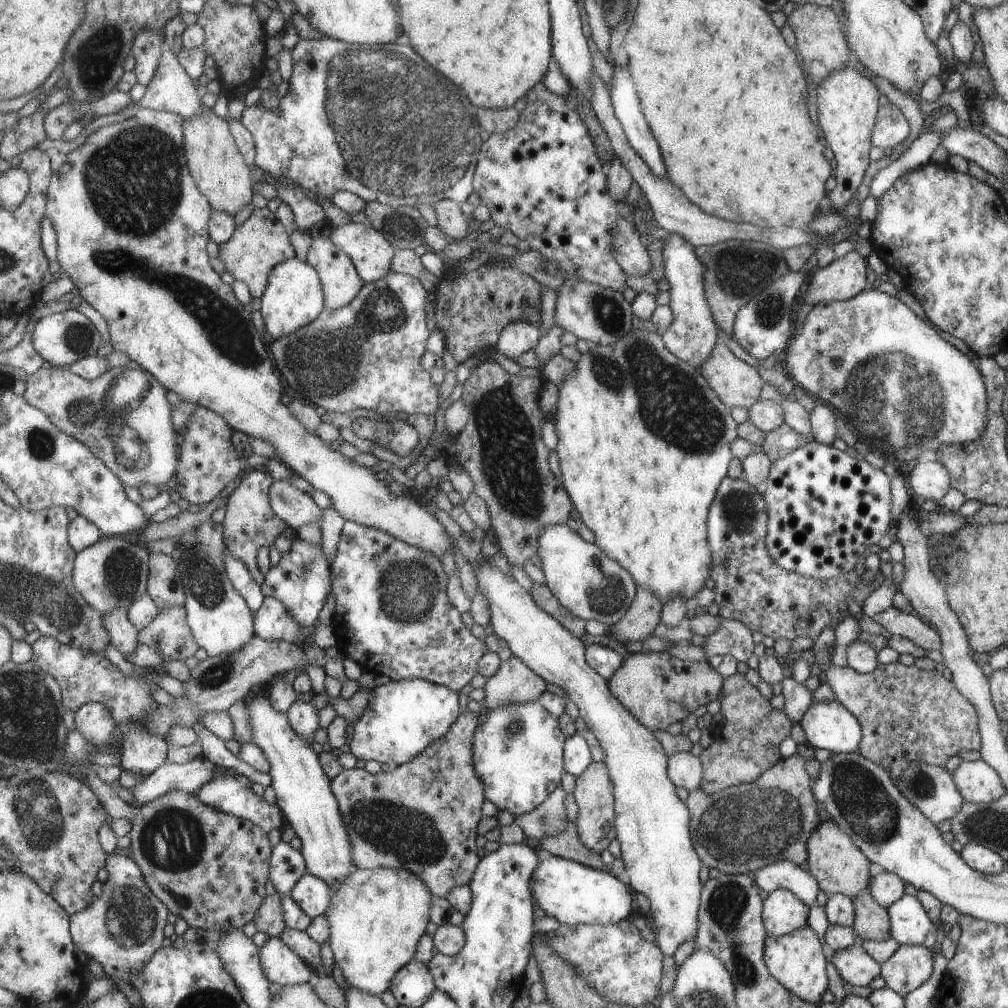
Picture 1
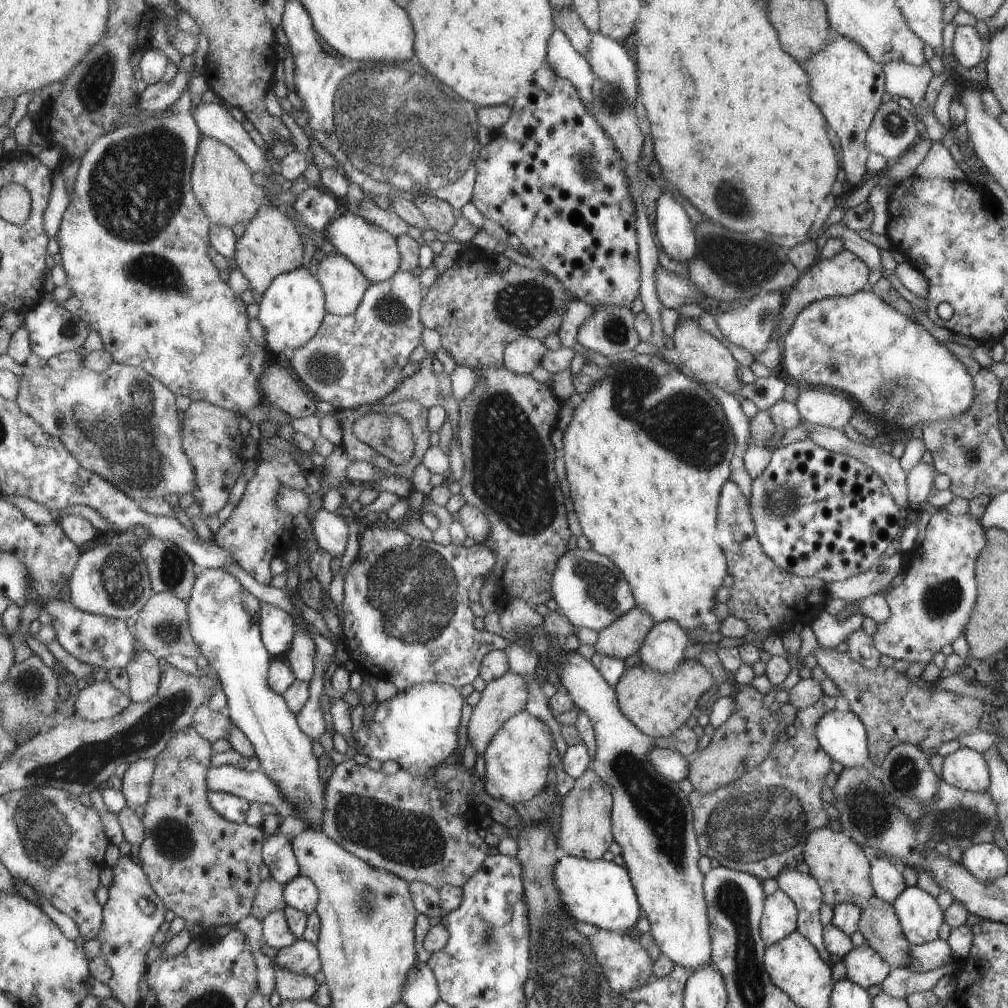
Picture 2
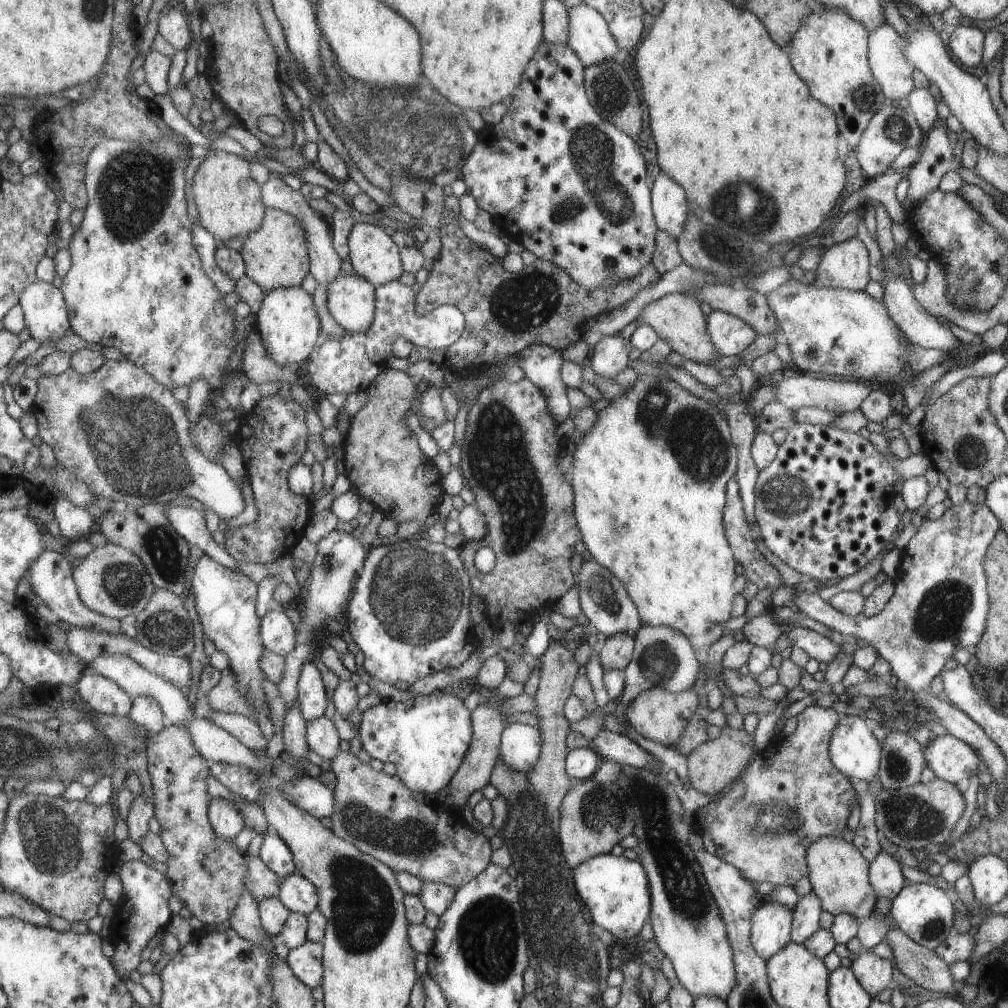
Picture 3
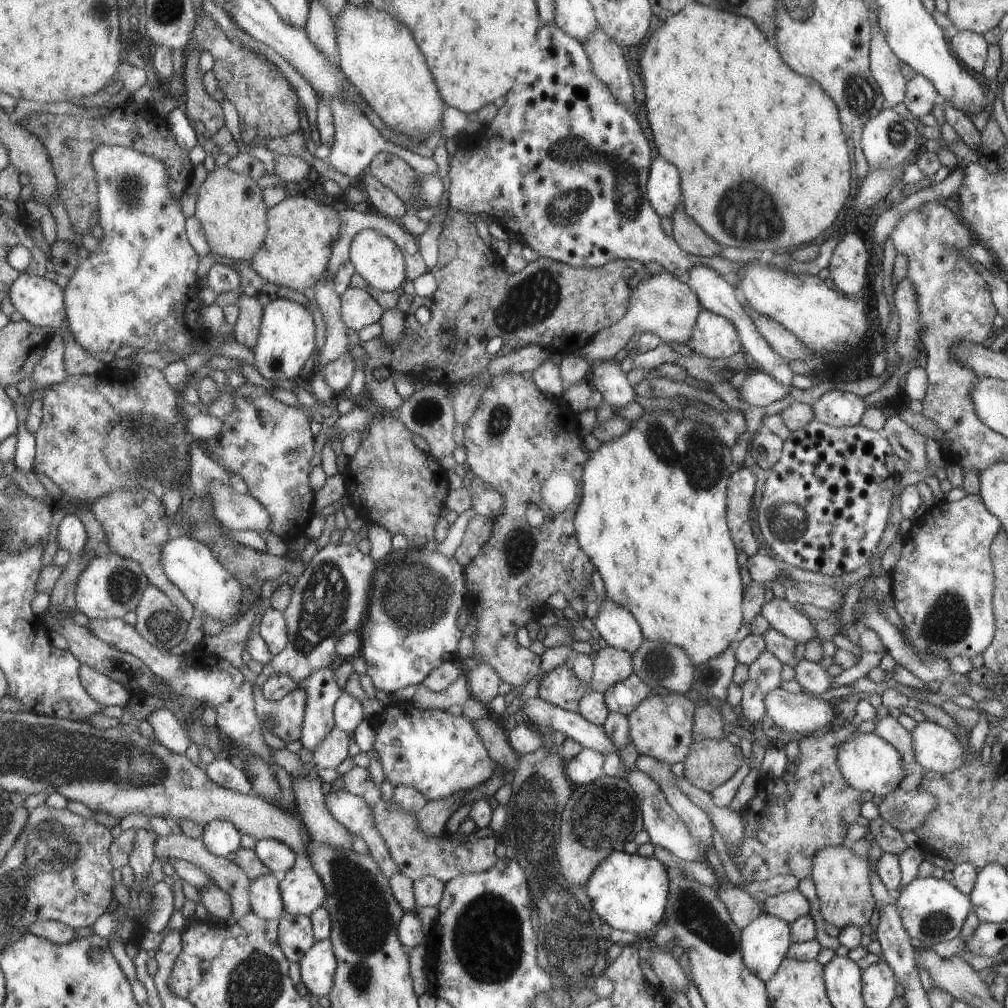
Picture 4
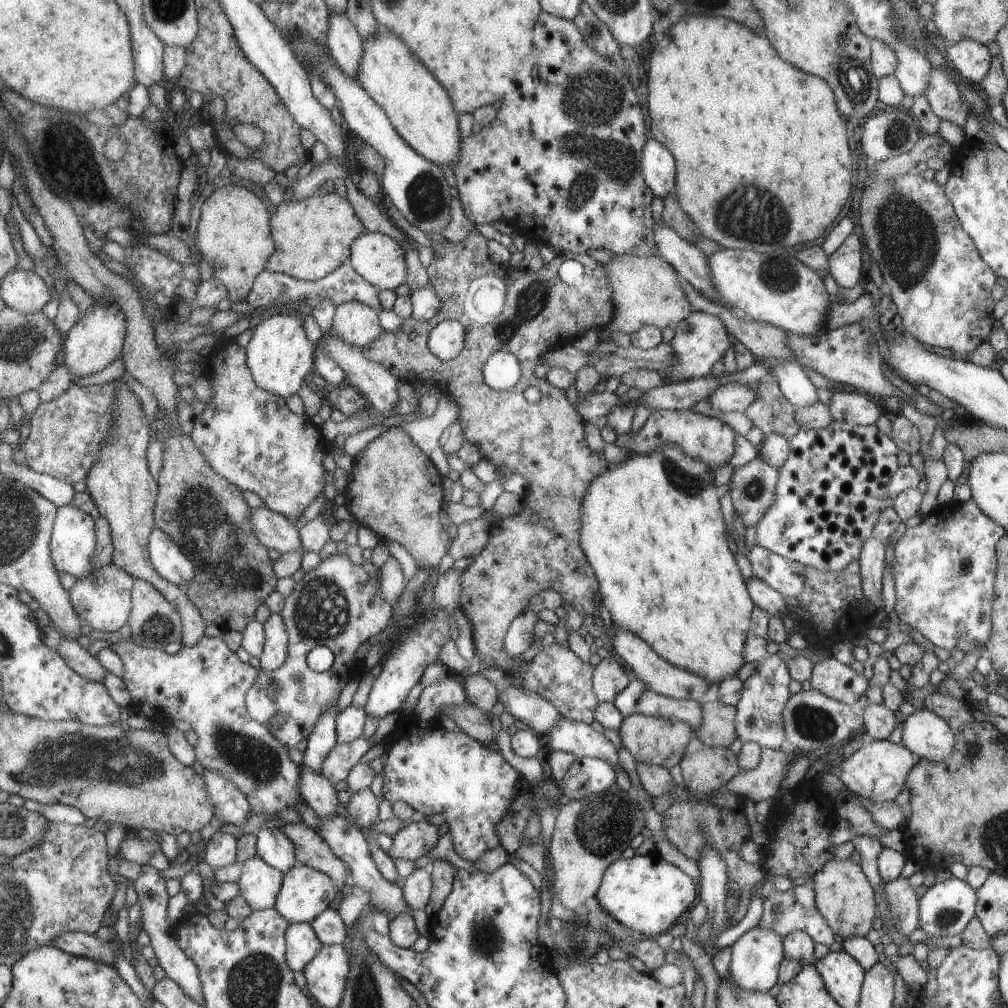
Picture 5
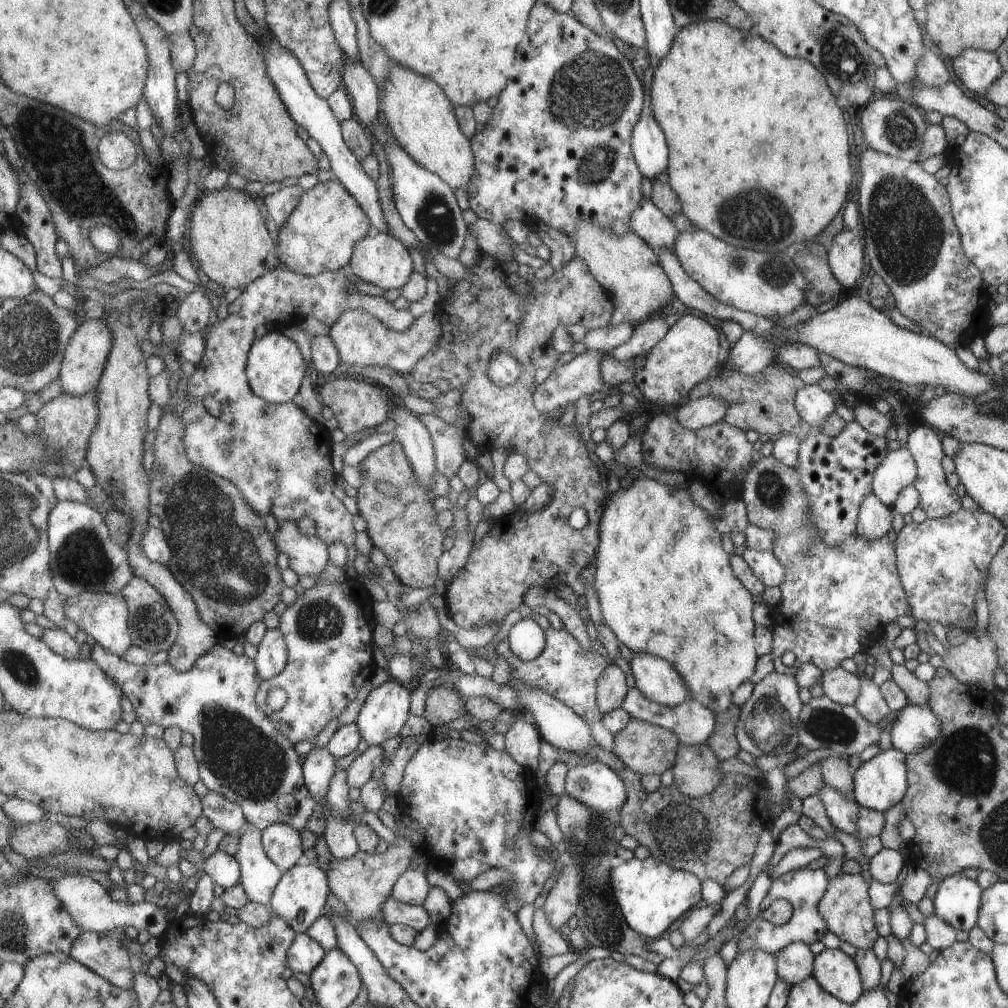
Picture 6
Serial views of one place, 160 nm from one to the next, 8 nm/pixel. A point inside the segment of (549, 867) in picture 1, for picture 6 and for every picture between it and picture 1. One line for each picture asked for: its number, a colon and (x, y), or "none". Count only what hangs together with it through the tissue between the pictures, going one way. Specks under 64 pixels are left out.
2: (597, 892)
3: (615, 890)
4: (630, 893)
5: (645, 893)
6: (650, 895)

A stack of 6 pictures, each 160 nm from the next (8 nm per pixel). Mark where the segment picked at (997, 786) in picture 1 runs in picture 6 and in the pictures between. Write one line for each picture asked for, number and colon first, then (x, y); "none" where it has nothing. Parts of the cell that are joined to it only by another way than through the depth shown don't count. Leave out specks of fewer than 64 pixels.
2: (968, 770)
3: (950, 759)
4: (935, 749)
5: (926, 735)
6: (915, 726)

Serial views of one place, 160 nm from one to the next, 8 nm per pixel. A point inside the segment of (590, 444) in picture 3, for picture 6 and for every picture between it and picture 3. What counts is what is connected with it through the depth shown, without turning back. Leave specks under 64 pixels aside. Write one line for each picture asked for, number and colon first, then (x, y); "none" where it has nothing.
4: (651, 517)
5: (648, 522)
6: (664, 587)

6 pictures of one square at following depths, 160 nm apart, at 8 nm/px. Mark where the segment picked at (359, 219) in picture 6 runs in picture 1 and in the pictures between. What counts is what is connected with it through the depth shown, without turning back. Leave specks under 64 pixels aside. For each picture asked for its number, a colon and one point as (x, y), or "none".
1: (261, 243)
2: (270, 245)
3: (277, 255)
4: (299, 243)
5: (314, 236)

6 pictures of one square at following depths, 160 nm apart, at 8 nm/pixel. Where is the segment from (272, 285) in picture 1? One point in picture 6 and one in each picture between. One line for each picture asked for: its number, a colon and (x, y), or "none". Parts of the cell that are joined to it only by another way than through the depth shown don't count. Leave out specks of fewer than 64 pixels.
2: (294, 306)
3: (289, 323)
4: (287, 340)
5: (281, 357)
6: (276, 368)

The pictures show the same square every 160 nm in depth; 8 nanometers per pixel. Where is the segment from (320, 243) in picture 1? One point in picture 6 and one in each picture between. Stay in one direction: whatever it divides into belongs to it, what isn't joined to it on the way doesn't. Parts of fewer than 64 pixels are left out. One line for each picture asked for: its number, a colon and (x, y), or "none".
2: (345, 283)
3: (351, 299)
4: (359, 309)
5: (357, 323)
6: (362, 339)

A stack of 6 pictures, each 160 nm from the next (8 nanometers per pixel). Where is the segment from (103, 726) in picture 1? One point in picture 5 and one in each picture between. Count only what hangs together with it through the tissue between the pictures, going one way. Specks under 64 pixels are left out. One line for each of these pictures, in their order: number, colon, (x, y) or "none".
2: (100, 701)
3: (104, 695)
4: (102, 688)
5: (82, 659)

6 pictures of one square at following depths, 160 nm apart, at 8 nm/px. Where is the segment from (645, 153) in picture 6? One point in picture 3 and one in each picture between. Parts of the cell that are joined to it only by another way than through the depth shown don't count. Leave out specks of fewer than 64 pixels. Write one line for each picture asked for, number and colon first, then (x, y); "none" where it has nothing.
3: (668, 201)
4: (663, 188)
5: (658, 172)

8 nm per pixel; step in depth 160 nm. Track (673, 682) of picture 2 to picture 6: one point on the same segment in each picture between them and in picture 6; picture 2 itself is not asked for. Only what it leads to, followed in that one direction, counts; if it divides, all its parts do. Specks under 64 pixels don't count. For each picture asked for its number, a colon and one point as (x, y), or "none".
3: (657, 714)
4: (661, 727)
5: (653, 740)
6: (645, 748)

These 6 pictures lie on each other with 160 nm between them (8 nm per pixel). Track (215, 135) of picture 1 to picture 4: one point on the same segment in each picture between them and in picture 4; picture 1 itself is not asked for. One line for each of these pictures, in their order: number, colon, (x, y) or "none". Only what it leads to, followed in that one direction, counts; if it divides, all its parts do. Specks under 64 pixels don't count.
2: (223, 181)
3: (229, 200)
4: (231, 206)

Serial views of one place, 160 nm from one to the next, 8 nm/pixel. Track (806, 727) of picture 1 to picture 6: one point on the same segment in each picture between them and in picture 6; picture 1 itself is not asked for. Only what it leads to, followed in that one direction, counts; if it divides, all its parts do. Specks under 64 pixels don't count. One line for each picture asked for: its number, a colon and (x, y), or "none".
2: (841, 734)
3: (853, 750)
4: (868, 764)
5: (876, 772)
6: (879, 782)

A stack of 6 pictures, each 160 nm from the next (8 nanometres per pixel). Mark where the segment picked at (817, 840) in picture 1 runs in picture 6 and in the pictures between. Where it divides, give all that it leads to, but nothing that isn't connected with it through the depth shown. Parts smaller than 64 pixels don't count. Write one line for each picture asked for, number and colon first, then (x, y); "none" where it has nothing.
2: (842, 871)
3: (837, 873)
4: (842, 884)
5: (843, 895)
6: (845, 907)

